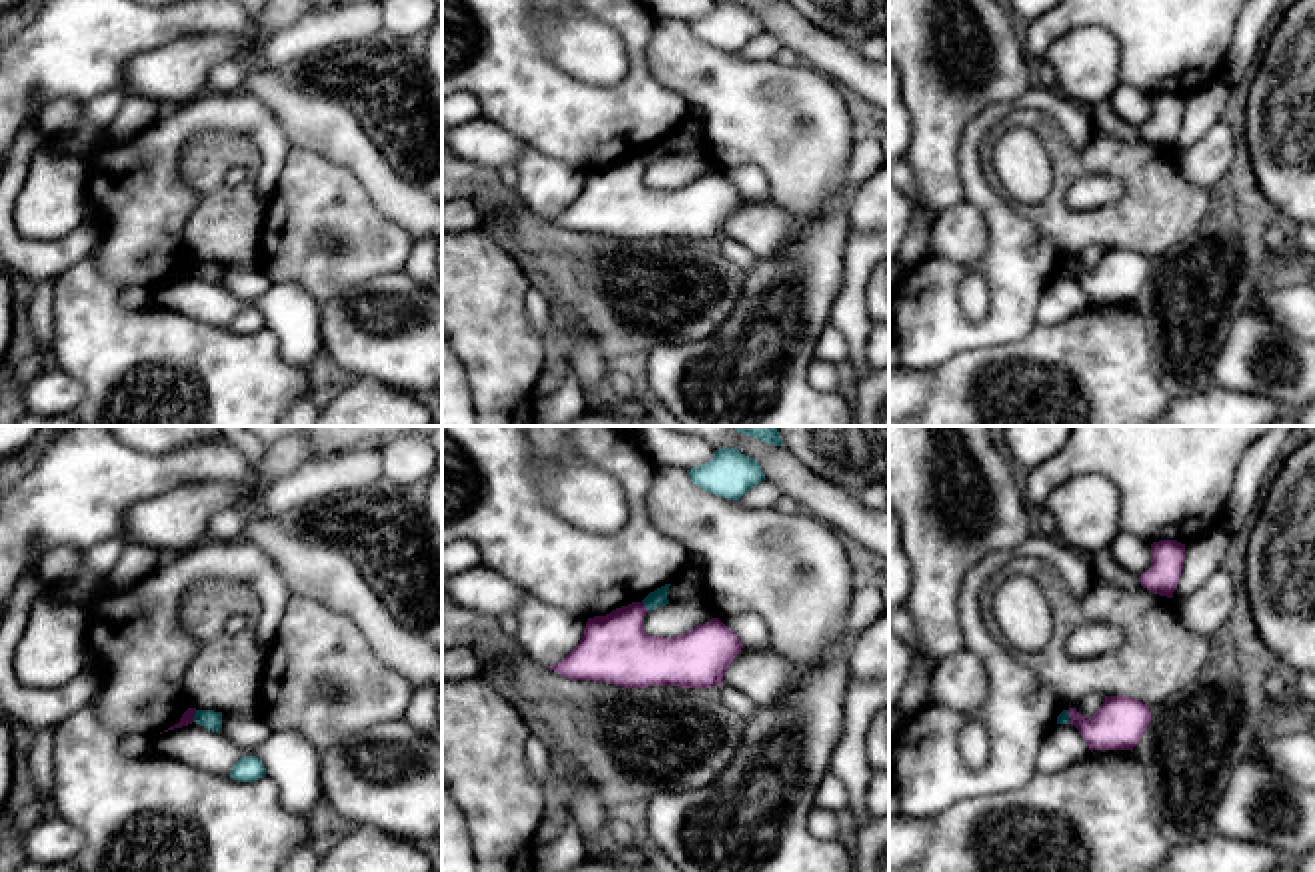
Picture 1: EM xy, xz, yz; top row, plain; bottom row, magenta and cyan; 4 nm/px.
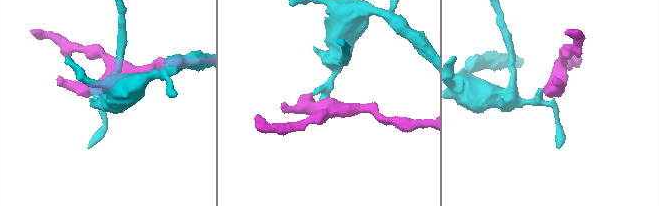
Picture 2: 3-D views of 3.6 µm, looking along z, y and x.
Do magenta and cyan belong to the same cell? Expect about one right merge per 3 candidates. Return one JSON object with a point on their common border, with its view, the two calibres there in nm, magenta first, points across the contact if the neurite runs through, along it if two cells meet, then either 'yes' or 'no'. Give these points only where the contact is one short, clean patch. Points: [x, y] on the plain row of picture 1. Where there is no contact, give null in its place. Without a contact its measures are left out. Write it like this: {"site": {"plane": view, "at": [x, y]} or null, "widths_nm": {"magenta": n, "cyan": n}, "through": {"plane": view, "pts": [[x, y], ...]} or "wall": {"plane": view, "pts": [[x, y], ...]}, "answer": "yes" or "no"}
{"site": {"plane": "xy", "at": [192, 268]}, "widths_nm": {"magenta": 50, "cyan": 80}, "wall": {"plane": "xy", "pts": [[196, 262], [192, 272]]}, "answer": "no"}

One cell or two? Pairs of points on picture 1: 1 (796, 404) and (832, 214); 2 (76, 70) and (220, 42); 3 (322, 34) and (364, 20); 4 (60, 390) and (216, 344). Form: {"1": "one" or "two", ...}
{"1": "one", "2": "two", "3": "one", "4": "two"}

